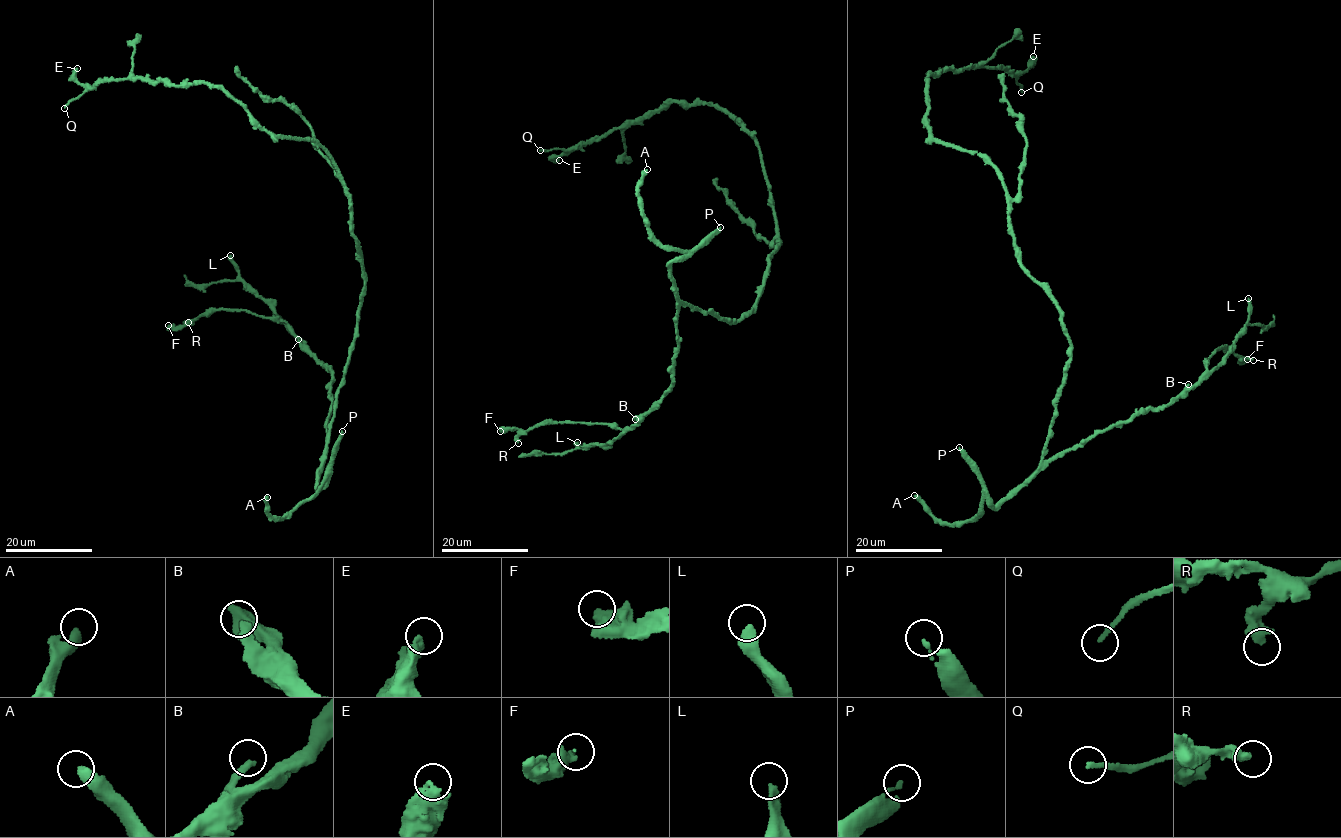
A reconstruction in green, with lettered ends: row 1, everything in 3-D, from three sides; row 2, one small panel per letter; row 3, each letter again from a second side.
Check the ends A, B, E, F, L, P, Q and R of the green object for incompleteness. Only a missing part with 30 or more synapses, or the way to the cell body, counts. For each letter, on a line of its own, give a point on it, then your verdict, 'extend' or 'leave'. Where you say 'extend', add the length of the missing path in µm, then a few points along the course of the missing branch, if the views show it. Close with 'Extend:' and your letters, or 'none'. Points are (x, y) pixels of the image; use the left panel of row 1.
A: (267, 497) | extend | 150 µm
B: (298, 339) | leave
E: (77, 68) | leave
F: (168, 325) | leave
L: (230, 255) | leave
P: (342, 431) | leave
Q: (64, 108) | leave
R: (188, 322) | leave
Extend: A

